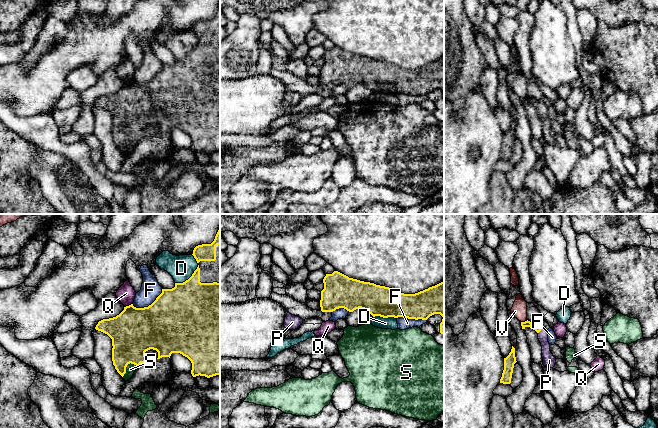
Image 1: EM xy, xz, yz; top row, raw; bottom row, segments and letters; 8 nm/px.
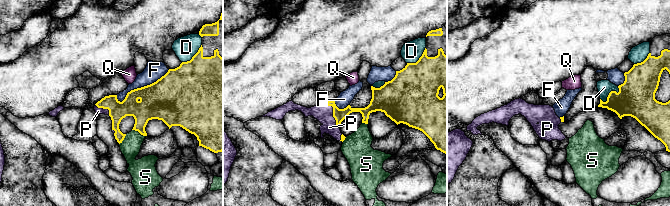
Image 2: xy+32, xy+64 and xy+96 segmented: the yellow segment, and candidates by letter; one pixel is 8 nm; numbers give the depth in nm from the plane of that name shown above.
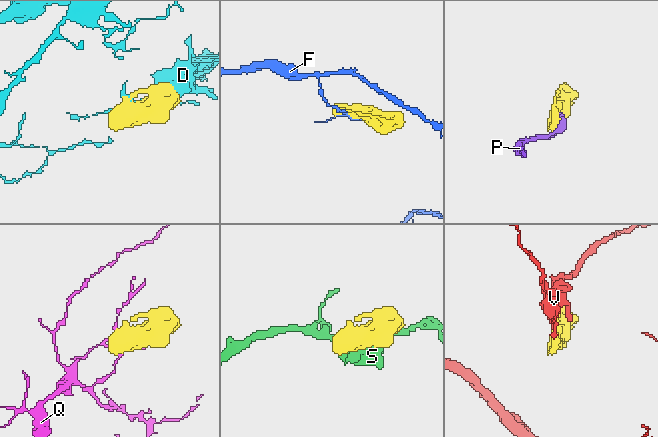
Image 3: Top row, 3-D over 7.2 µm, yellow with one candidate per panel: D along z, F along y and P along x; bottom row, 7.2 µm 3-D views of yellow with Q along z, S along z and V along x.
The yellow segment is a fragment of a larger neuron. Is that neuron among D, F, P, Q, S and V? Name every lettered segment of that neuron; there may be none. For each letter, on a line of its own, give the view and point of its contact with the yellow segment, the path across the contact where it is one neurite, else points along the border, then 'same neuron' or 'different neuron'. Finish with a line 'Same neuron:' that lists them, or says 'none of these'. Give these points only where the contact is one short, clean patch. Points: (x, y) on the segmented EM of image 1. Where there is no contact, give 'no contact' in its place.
D: meets yellow in xy at (189, 278); different neuron
F: meets yellow in xy at (149, 305); different neuron
P: meets yellow in yz at (540, 330); runs through yz (537, 328), (540, 330), (548, 359); same neuron
Q: meets yellow in xy at (129, 305); different neuron
S: meets yellow in xy at (126, 366); border along xy (137, 365), (129, 363), (126, 367), (126, 372), (122, 376); different neuron
V: meets yellow in yz at (525, 321); border along yz (527, 320), (521, 322); different neuron
Same neuron: P

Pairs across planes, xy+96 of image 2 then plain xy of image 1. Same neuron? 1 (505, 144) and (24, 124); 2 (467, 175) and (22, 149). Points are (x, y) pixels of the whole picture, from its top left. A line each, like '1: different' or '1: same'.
1: same
2: same

